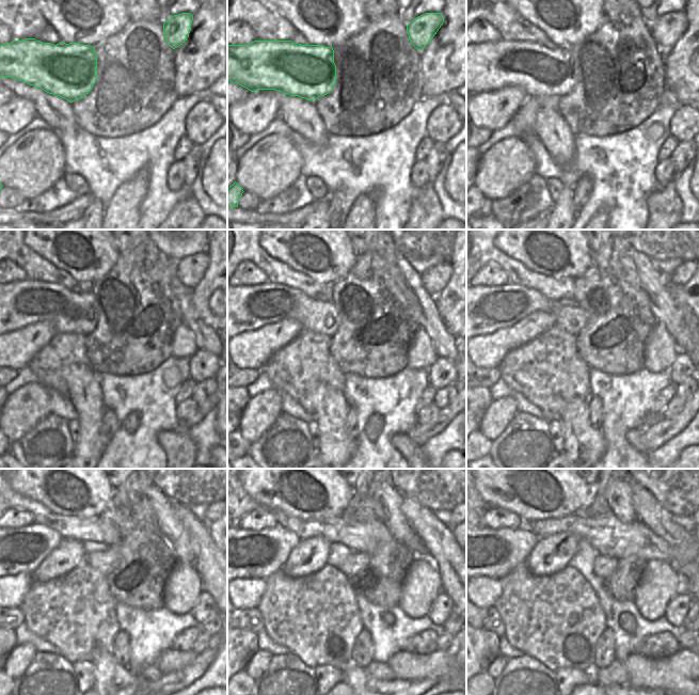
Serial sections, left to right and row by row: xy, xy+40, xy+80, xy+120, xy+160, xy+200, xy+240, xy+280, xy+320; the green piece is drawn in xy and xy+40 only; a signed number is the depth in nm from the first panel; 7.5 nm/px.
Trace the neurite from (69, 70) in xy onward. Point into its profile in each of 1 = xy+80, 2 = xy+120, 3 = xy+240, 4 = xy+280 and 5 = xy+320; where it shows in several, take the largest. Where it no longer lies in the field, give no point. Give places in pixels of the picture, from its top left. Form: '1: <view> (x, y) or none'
1: xy+80 (540, 70)
2: xy+120 (13, 305)
3: xy+240 (10, 550)
4: xy+280 (254, 553)
5: xy+320 (494, 553)

